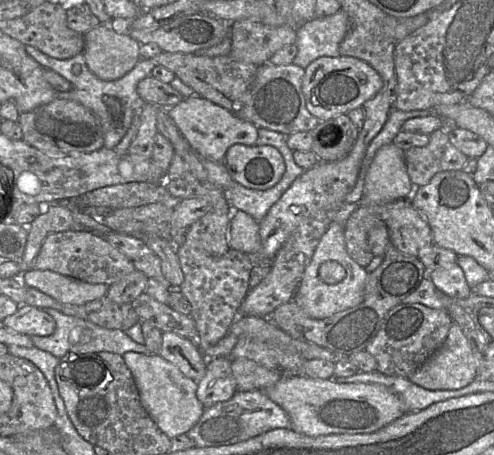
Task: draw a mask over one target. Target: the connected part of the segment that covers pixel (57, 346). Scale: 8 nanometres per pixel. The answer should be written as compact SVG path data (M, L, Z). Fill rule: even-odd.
M53 308L44 309L55 320L55 331L49 336L30 336L33 345L40 350L46 351L59 359L67 354L84 354L92 352L109 351L123 355L126 352L138 352L151 354L144 344L132 340L124 331L118 329L106 329L94 323L69 316Z

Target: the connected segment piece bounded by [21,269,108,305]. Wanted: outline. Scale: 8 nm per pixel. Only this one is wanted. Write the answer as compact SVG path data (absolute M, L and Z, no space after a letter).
M30 269L21 278L27 287L64 304L85 304L106 296L108 290L106 284L91 284L50 270Z

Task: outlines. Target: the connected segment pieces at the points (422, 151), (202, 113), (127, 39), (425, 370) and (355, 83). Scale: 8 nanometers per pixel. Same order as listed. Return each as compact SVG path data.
M439 129L432 132L429 135L429 143L424 147L412 147L405 151L405 162L407 167L407 173L409 178L414 185L414 187L424 186L429 183L429 181L437 174L443 171L449 170L462 170L465 164L468 162L469 158L459 151L455 146L451 144L448 138L448 133Z
M196 94L184 98L172 107L166 107L168 115L188 144L201 158L223 162L227 150L236 144L268 146L257 143L258 127L233 115L227 109Z
M99 25L84 34L84 50L82 52L90 71L99 79L114 81L129 73L141 59L140 43L131 38L124 26Z
M453 322L442 346L408 380L427 390L458 390L471 384L477 376L477 361L471 345L459 325Z
M320 57L305 69L302 93L307 110L320 122L361 107L383 86L380 75L366 62L350 57Z

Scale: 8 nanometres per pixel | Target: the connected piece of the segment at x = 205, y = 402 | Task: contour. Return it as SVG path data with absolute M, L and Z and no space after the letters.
M228 357L208 359L205 376L197 383L196 397L205 409L229 400L236 393L236 381Z

